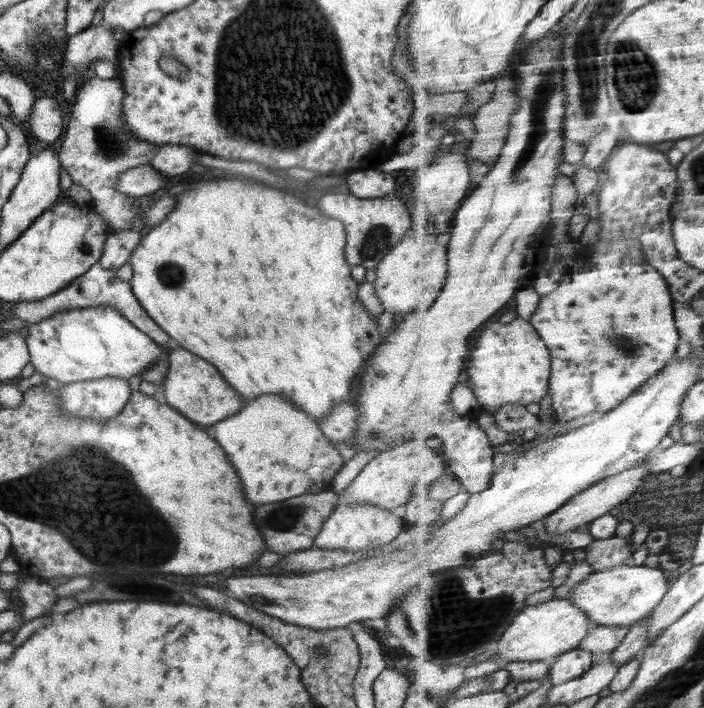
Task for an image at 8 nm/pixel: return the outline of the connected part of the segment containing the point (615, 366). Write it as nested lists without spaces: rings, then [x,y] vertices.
[[[632,239],[619,240],[618,243],[610,244],[599,242],[594,248],[596,248],[596,252],[602,252],[602,264],[592,266],[592,270],[584,270],[584,272],[570,274],[567,271],[562,276],[558,288],[550,294],[543,296],[538,312],[536,312],[532,320],[533,325],[539,330],[541,337],[547,342],[553,353],[553,375],[550,393],[552,394],[556,421],[574,420],[574,418],[588,416],[592,412],[602,412],[605,414],[618,408],[638,389],[642,388],[649,380],[654,379],[655,376],[658,376],[669,366],[676,357],[676,352],[678,352],[678,342],[680,342],[680,338],[683,338],[682,332],[676,326],[676,316],[674,316],[675,300],[669,280],[662,271],[659,271],[657,268],[654,268],[654,265],[650,264],[649,257],[645,255],[644,247],[642,247],[642,242]]]

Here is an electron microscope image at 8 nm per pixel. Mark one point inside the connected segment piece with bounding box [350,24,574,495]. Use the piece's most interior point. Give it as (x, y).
(499, 245)

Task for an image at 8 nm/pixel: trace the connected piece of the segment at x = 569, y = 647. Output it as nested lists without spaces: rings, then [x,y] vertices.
[[[552,599],[546,603],[538,605],[527,606],[522,612],[518,613],[517,619],[512,623],[512,626],[506,631],[502,640],[495,646],[498,648],[498,653],[495,656],[506,661],[513,663],[516,661],[555,661],[567,652],[572,652],[580,648],[581,644],[586,640],[590,631],[594,629],[594,622],[590,615],[582,610],[572,600],[558,600]]]

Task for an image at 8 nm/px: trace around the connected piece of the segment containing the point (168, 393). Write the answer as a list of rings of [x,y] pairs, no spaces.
[[[173,348],[170,350],[168,362],[167,377],[162,384],[166,402],[188,420],[194,420],[197,425],[210,426],[236,414],[241,409],[245,400],[240,400],[234,388],[230,388],[226,380],[222,380],[220,372],[214,370],[214,366],[202,360],[200,356],[194,356],[184,348]]]

